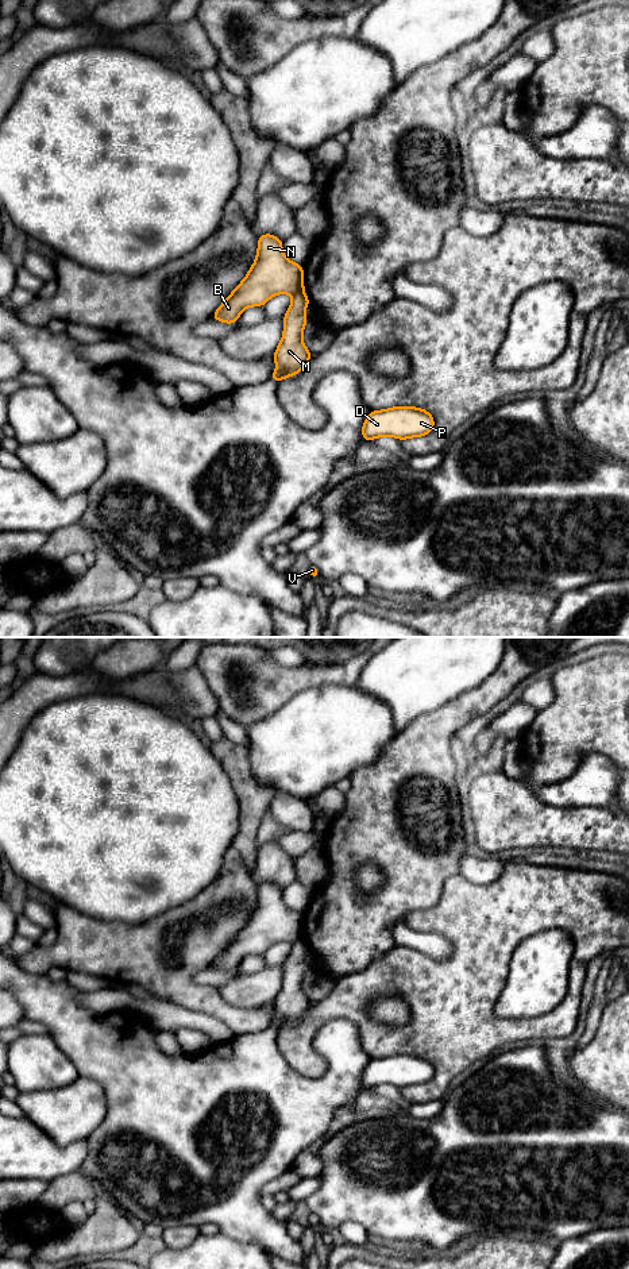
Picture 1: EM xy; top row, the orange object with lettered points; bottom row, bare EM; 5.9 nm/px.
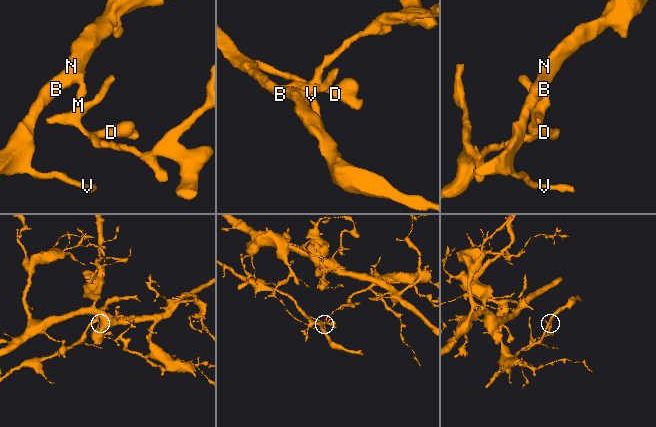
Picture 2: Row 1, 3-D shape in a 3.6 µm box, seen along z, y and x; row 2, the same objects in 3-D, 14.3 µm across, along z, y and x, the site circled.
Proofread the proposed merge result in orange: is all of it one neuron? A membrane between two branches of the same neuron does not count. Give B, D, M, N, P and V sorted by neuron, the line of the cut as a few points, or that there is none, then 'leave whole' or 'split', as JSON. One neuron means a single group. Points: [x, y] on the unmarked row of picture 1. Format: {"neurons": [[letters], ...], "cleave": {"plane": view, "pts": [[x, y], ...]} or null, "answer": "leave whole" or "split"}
{"neurons": [["B", "N", "V"], ["D", "M", "P"]], "cleave": {"plane": "xy", "pts": [[303, 937], [293, 944]]}, "answer": "split"}

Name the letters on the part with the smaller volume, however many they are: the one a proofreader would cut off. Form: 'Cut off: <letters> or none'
Cut off: B, N, V

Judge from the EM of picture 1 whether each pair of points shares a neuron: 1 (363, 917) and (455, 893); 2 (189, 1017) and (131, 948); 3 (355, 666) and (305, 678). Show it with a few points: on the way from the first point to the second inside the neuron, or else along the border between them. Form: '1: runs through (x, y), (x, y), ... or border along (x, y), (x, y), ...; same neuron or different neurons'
1: border along (458, 874), (447, 879), (432, 906), (412, 911); different neurons
2: border along (157, 998), (165, 998), (193, 1011), (209, 1015); different neurons
3: runs through (343, 674), (317, 675); same neuron

